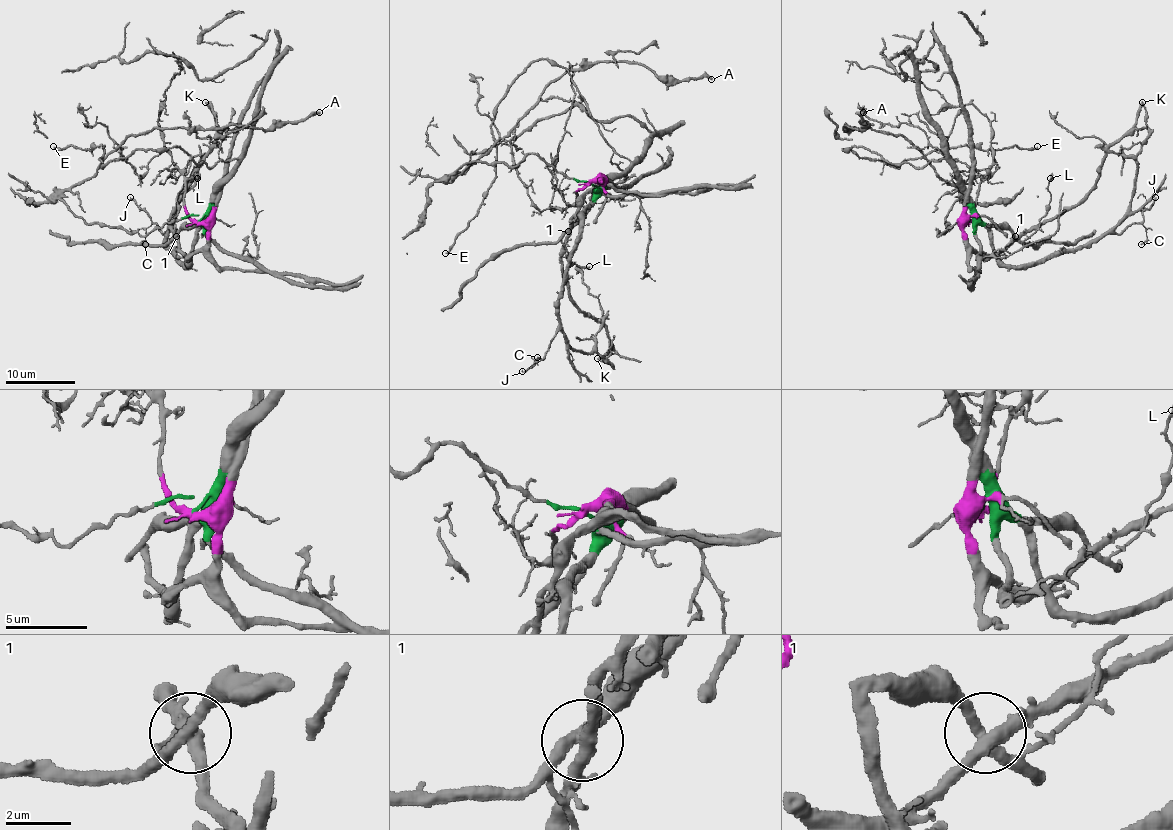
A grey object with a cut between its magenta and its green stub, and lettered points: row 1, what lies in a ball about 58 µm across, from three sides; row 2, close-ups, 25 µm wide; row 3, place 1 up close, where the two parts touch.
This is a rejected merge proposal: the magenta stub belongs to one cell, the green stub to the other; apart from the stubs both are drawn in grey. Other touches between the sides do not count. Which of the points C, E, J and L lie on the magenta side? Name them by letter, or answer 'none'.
none

